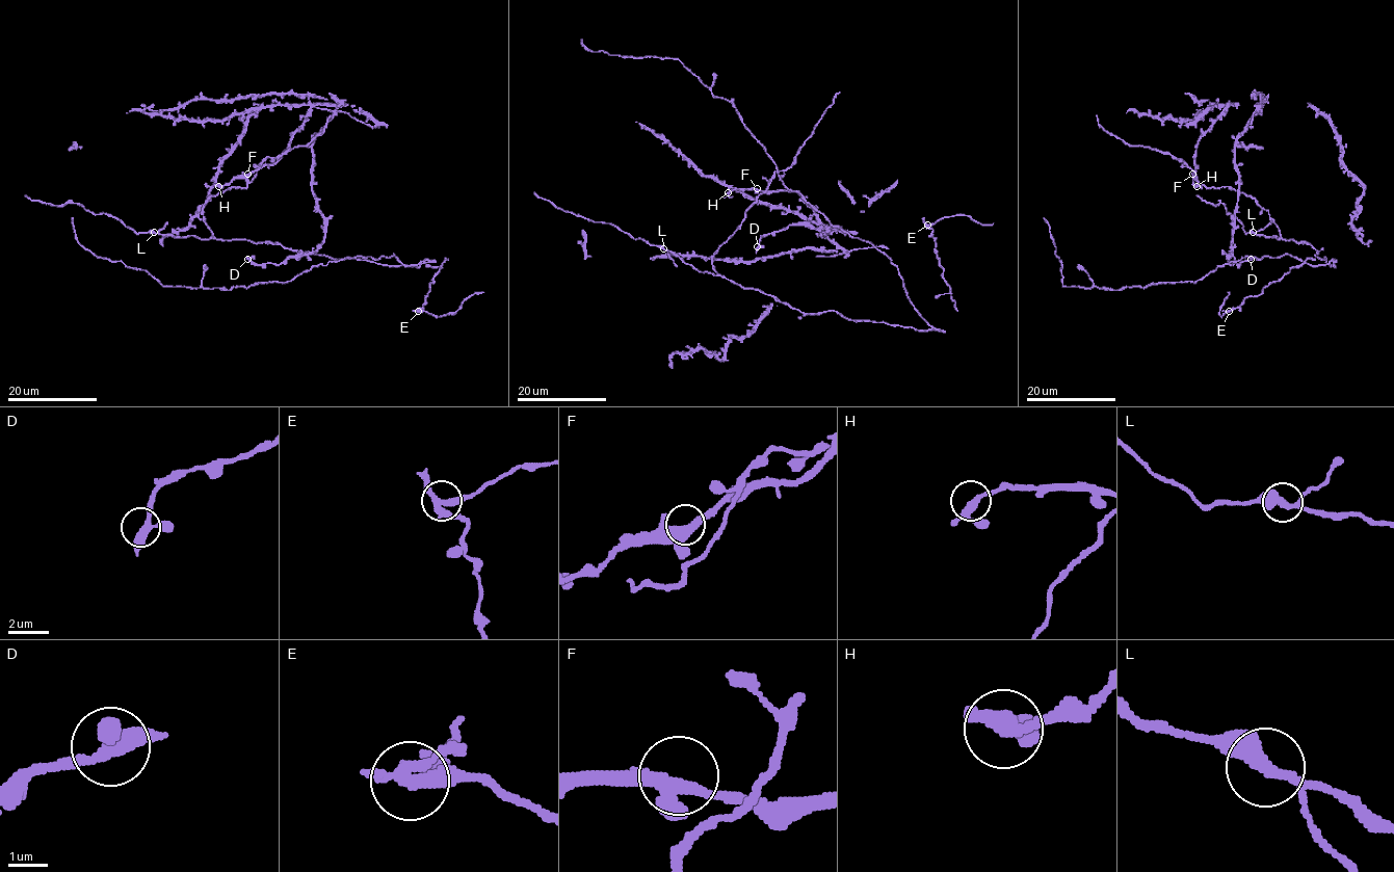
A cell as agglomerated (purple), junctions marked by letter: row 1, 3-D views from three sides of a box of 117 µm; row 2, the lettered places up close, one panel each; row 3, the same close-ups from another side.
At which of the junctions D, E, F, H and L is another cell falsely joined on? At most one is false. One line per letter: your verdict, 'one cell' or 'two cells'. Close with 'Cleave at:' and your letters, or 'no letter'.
D: one cell
E: two cells
F: one cell
H: one cell
L: one cell
Cleave at: E

